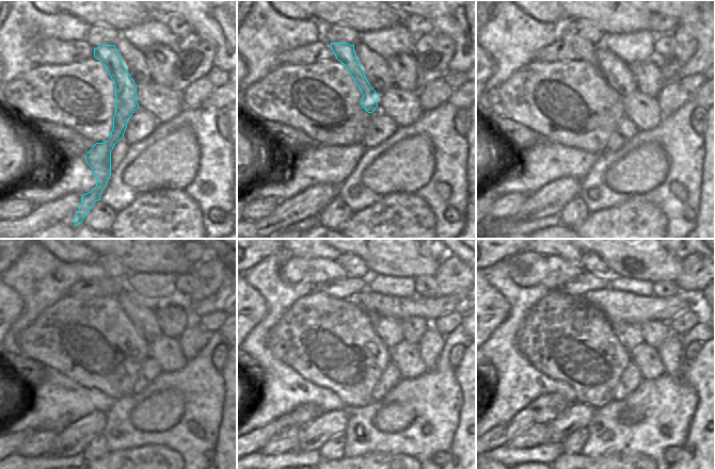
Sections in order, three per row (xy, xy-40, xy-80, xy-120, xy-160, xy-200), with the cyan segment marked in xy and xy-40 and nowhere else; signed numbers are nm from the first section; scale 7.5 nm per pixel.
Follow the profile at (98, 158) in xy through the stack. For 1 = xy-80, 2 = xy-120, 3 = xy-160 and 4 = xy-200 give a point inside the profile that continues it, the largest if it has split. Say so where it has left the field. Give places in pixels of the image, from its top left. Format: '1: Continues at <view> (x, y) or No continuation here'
1: Continues at xy-80 (585, 50)
2: Continues at xy-120 (84, 271)
3: Continues at xy-160 (314, 271)
4: Continues at xy-200 (527, 269).

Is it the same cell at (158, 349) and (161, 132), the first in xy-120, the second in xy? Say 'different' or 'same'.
different

